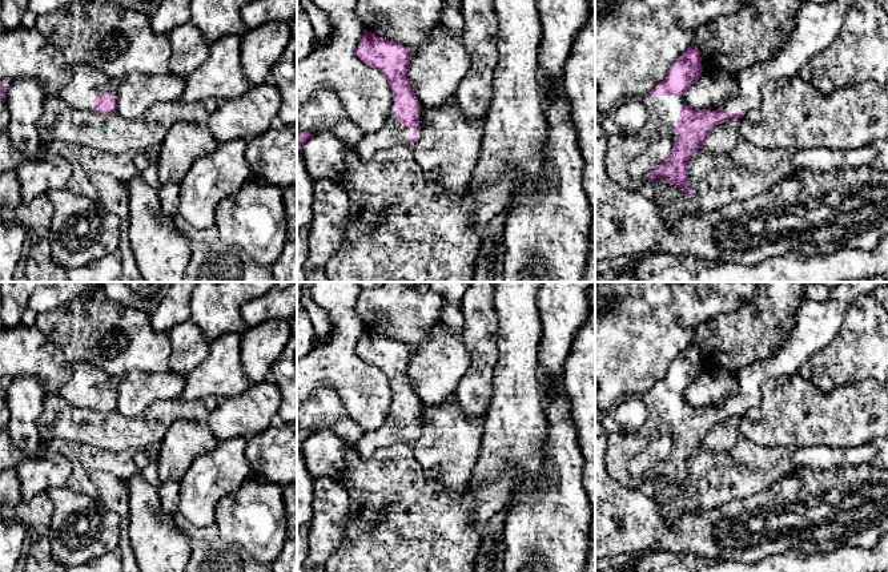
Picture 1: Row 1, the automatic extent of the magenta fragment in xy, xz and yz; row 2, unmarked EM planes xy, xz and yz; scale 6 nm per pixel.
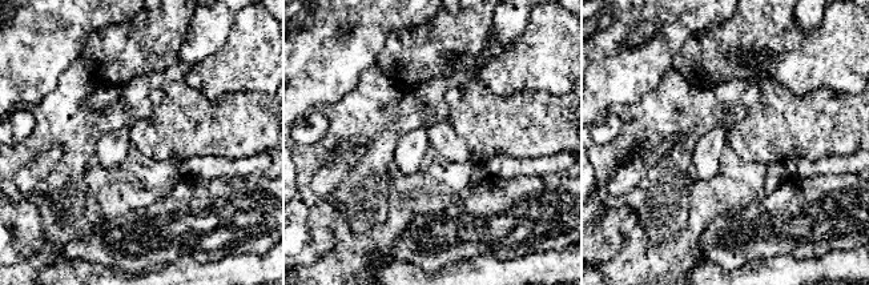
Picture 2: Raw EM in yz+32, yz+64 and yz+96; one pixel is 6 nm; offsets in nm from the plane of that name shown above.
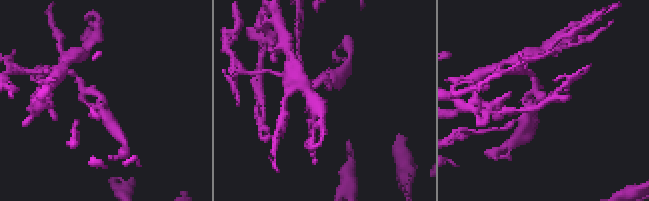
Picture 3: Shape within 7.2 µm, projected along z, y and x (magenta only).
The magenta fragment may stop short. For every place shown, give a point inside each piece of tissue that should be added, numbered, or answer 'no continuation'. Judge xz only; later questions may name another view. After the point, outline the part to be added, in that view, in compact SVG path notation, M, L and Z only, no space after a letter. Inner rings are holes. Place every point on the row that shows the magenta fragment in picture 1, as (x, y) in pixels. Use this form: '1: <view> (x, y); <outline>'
1: xz (392, 133); M391 102L390 113L385 124L374 133L365 134L365 137L355 146L357 154L363 161L371 160L377 153L391 149L397 145L413 145L406 142L406 138L414 137L414 129L406 128L395 118L395 102Z

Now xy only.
1: xy (87, 83); M85 64L72 65L72 78L61 89L60 97L75 109L93 110L95 100L104 93L112 93L116 100L116 90L108 90L111 77Z

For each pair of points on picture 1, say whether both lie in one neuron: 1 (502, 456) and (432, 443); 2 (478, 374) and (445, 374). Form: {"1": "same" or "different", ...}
{"1": "different", "2": "different"}

